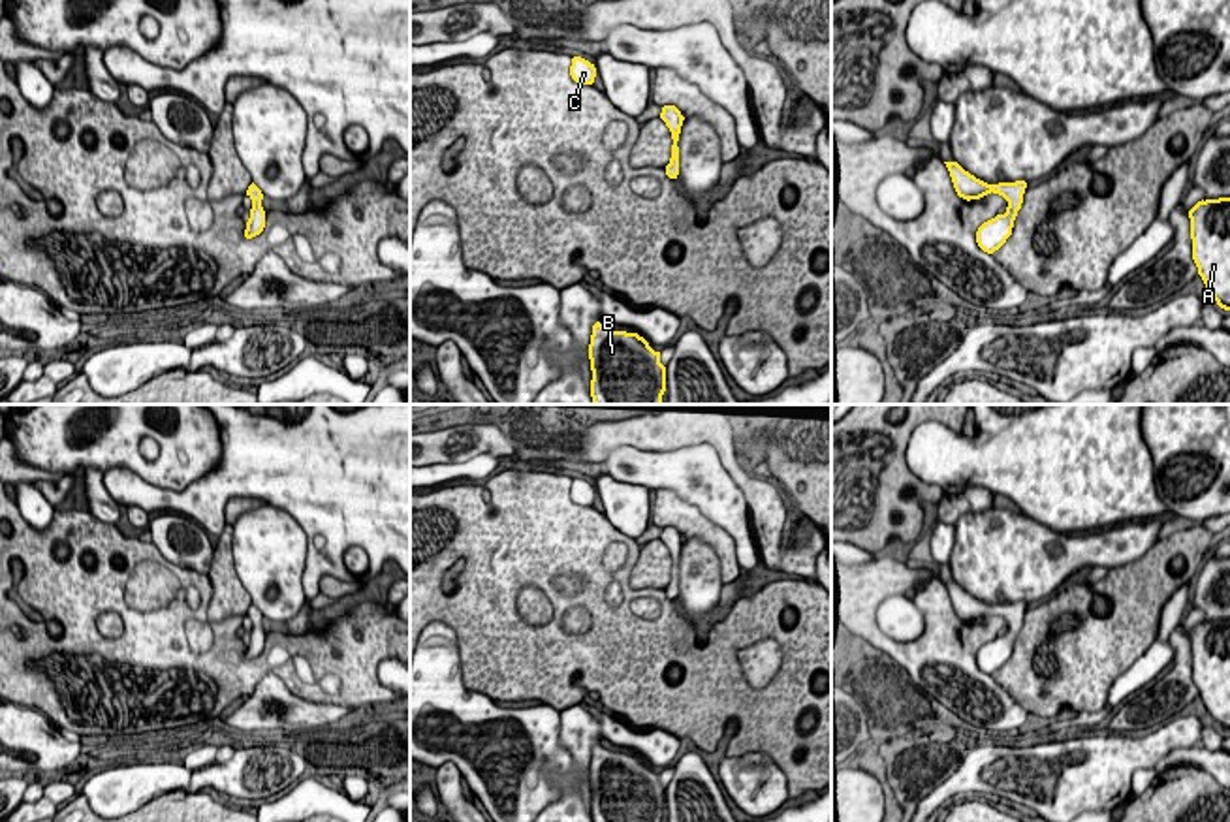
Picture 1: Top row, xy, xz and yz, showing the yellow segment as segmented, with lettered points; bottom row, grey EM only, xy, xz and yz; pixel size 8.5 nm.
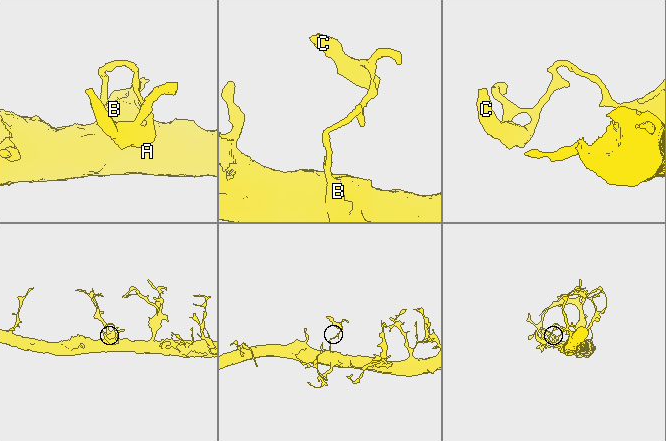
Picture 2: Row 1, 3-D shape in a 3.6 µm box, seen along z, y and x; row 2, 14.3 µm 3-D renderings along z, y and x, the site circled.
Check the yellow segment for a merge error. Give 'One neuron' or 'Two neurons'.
One neuron

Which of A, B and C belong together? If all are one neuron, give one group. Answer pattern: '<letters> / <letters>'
A B C

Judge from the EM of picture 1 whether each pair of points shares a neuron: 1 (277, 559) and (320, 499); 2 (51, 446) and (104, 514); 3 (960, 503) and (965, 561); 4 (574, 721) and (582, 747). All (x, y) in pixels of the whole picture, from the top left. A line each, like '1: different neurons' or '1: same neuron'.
1: different neurons
2: different neurons
3: different neurons
4: same neuron

